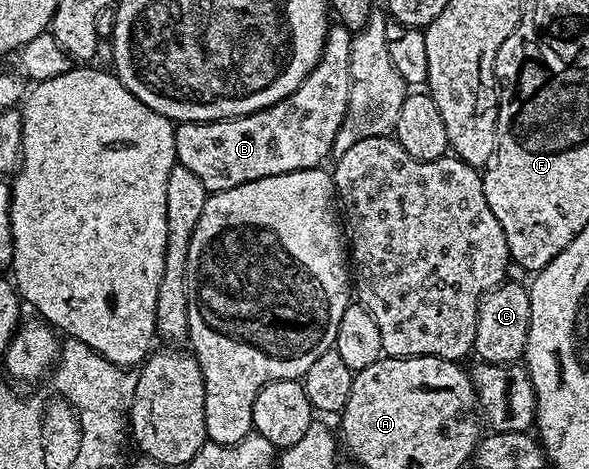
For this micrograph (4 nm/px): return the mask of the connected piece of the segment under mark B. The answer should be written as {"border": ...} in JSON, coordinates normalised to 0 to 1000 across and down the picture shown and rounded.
{"border":[[[569,47],[557,58],[552,98],[545,107],[545,124],[538,141],[477,217],[421,247],[390,247],[387,256],[334,256],[297,264],[297,337],[302,350],[314,354],[326,371],[334,371],[341,397],[357,414],[396,405],[396,397],[409,397],[416,388],[430,388],[436,380],[457,380],[470,371],[491,371],[520,358],[538,358],[562,330],[562,313],[589,249],[593,226],[593,192],[596,160],[593,158],[593,107],[596,104],[598,68]]]}

